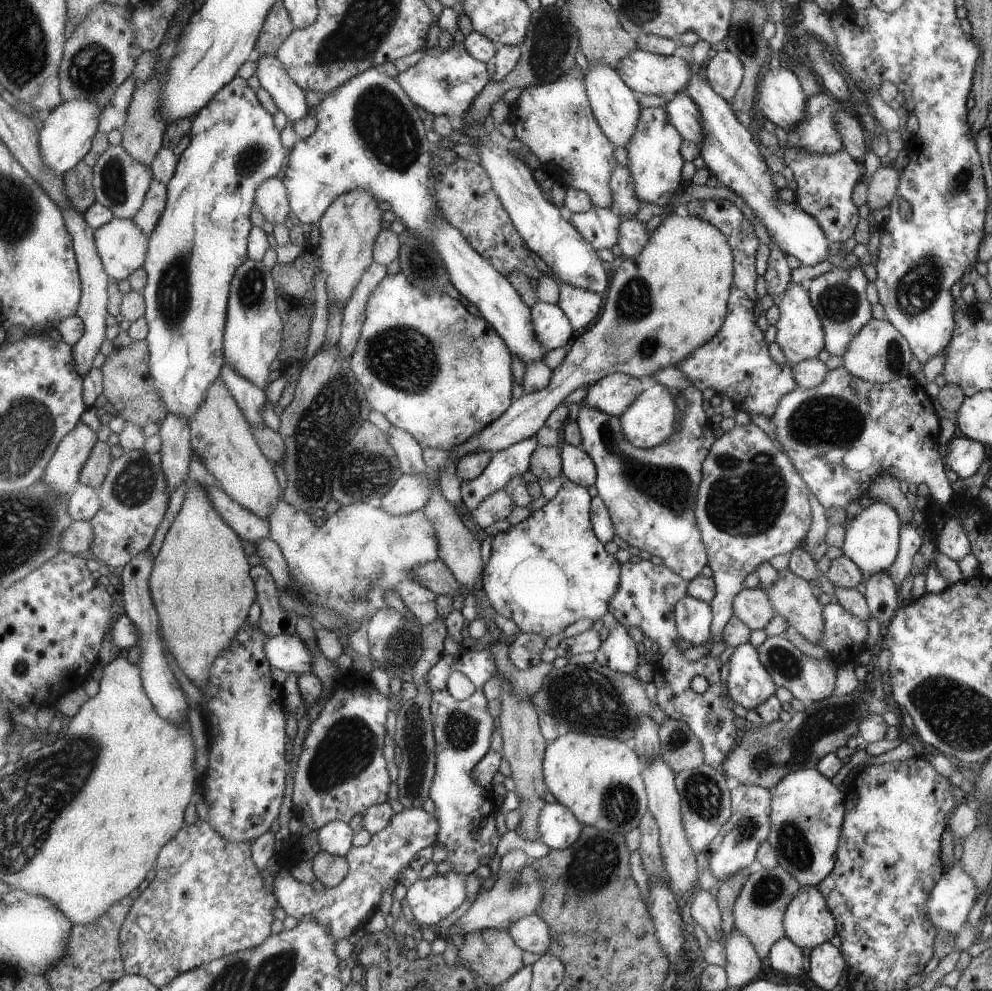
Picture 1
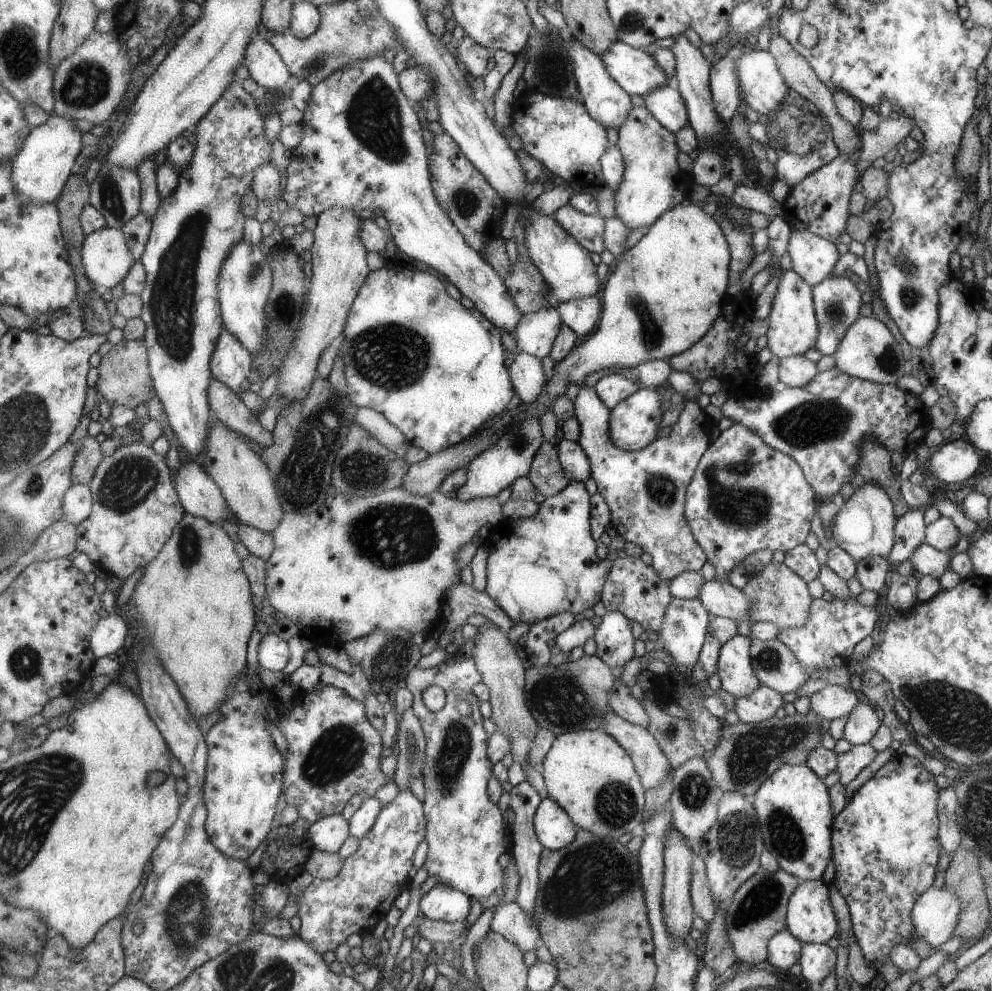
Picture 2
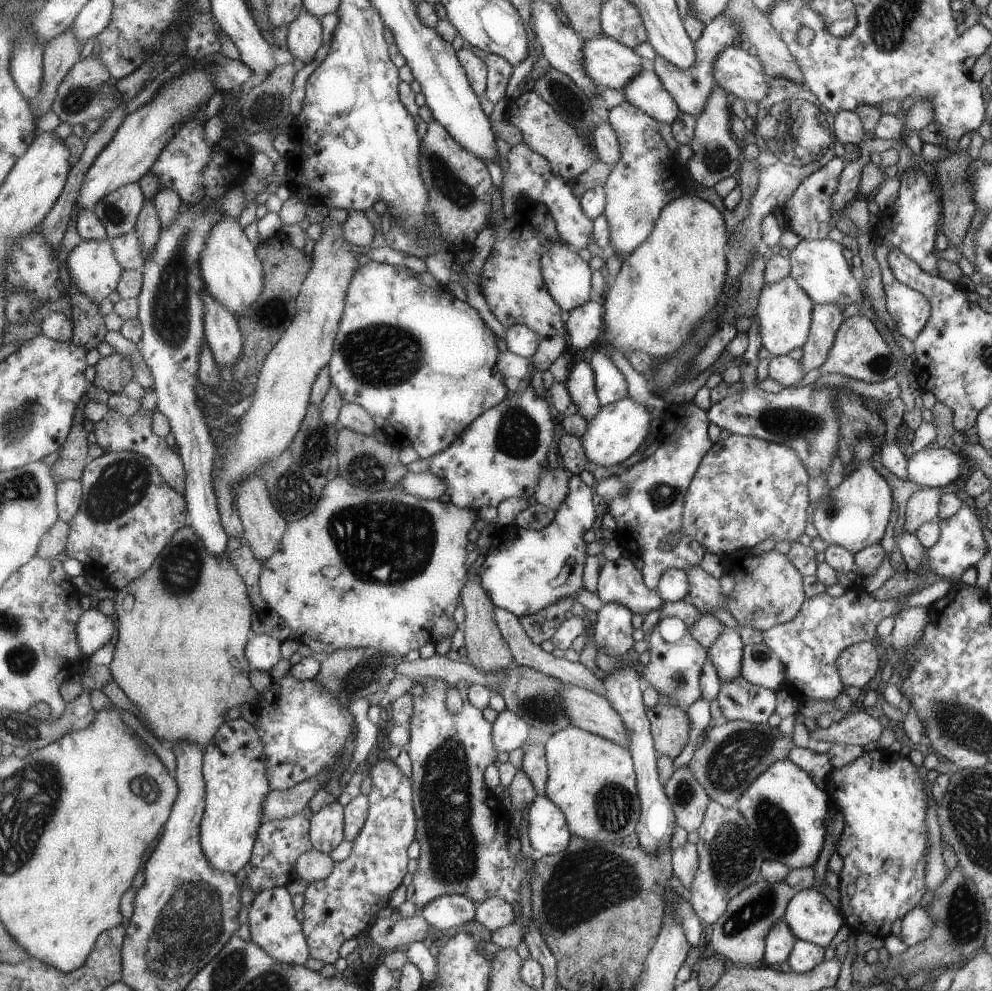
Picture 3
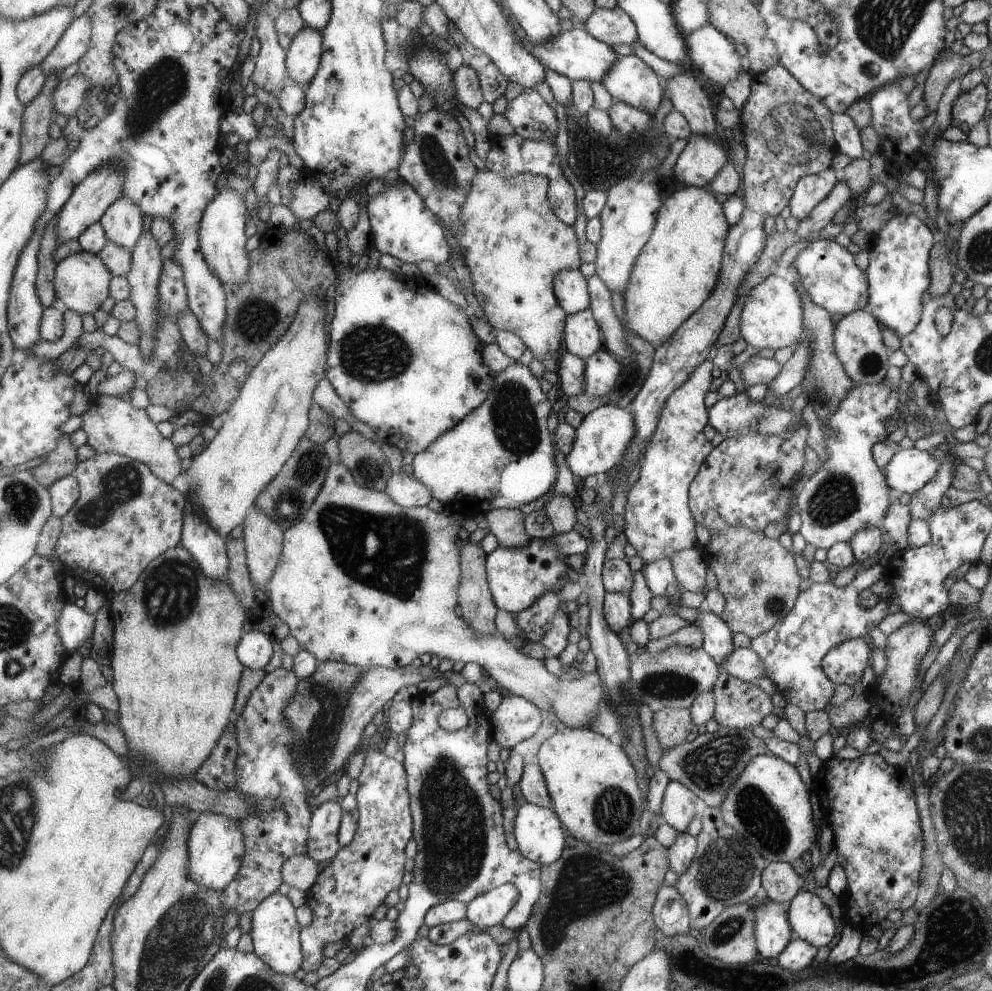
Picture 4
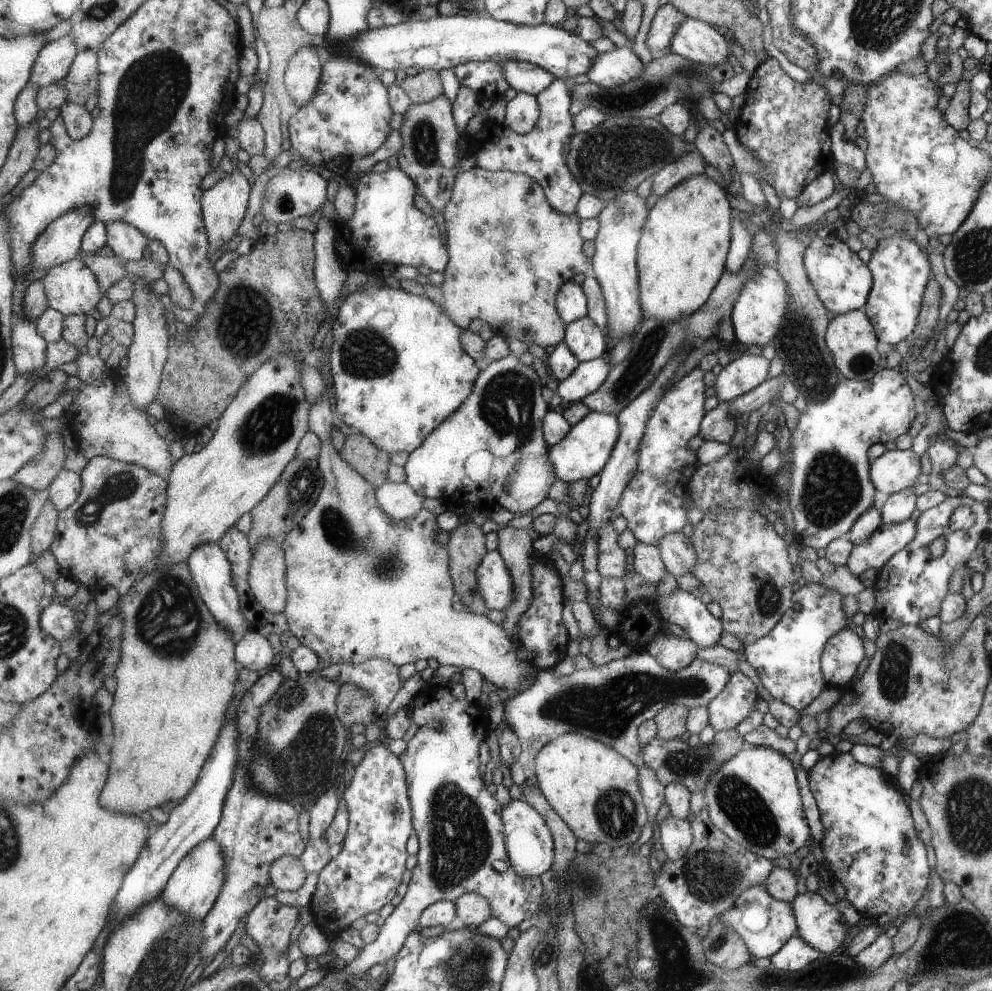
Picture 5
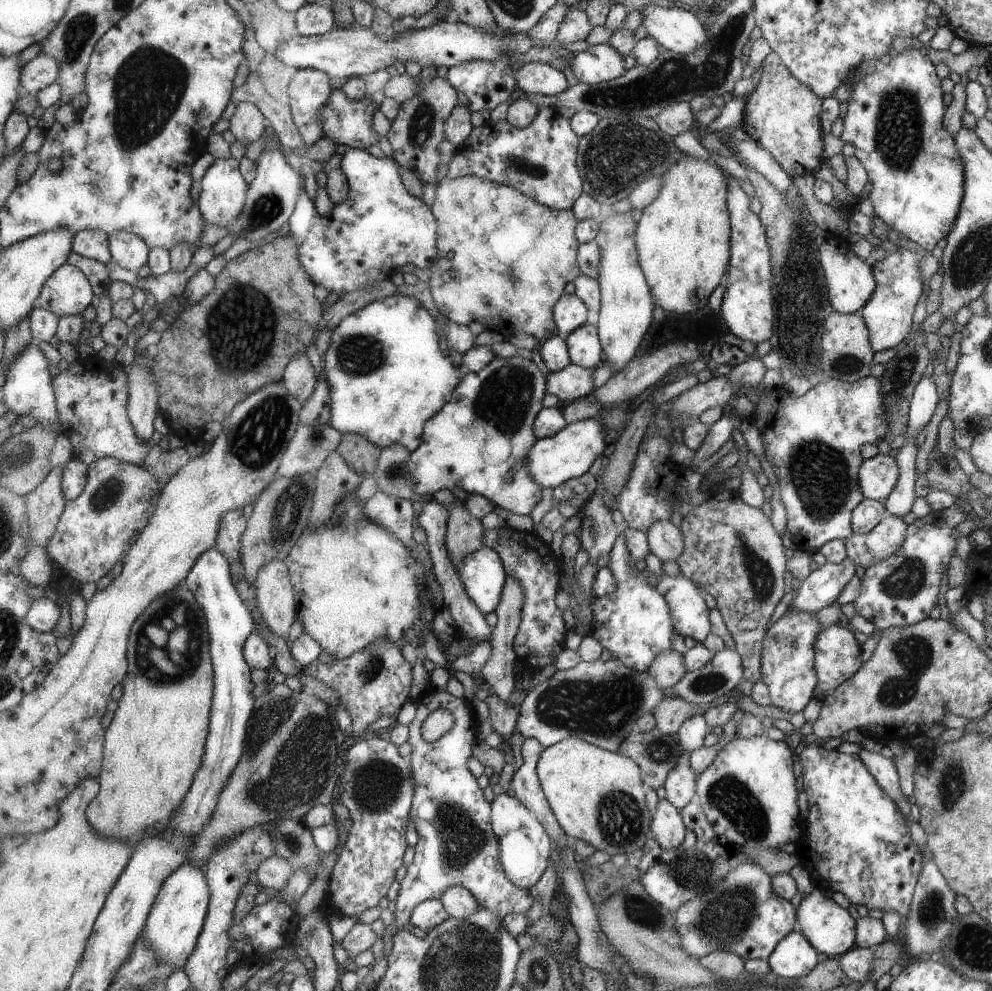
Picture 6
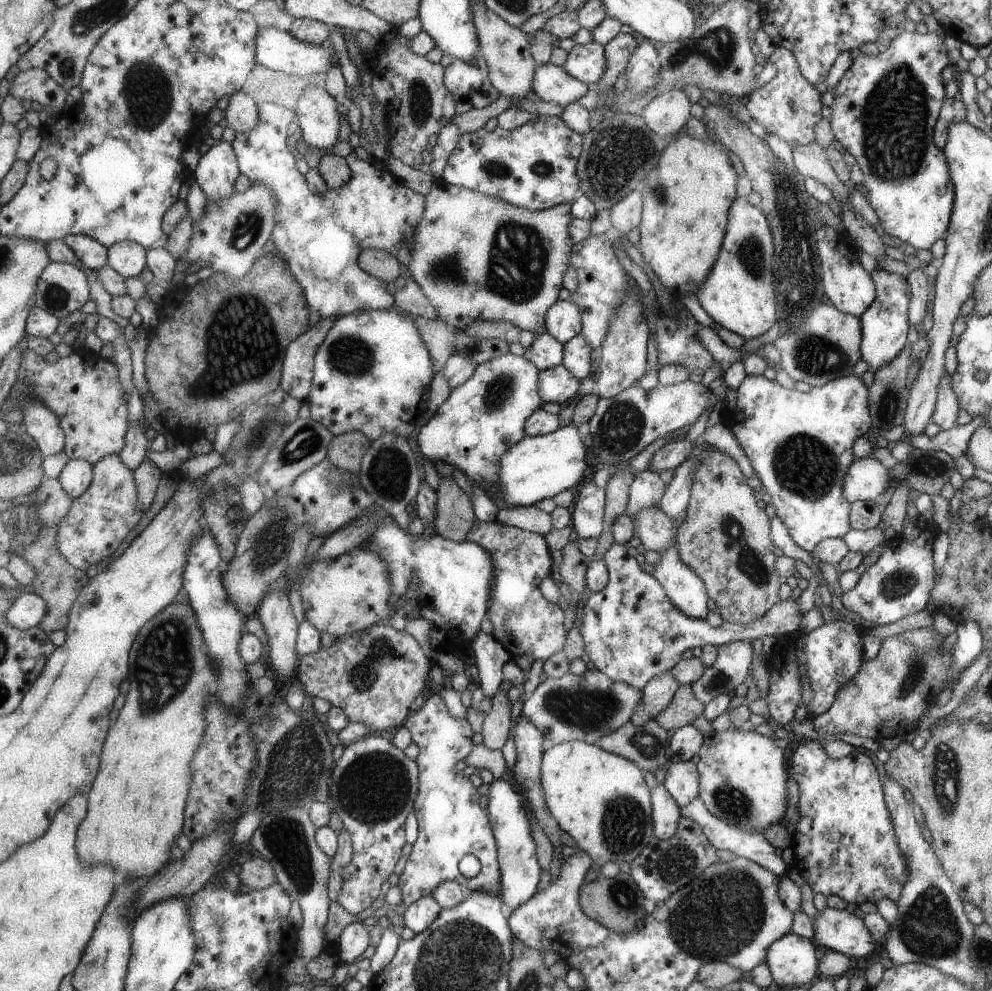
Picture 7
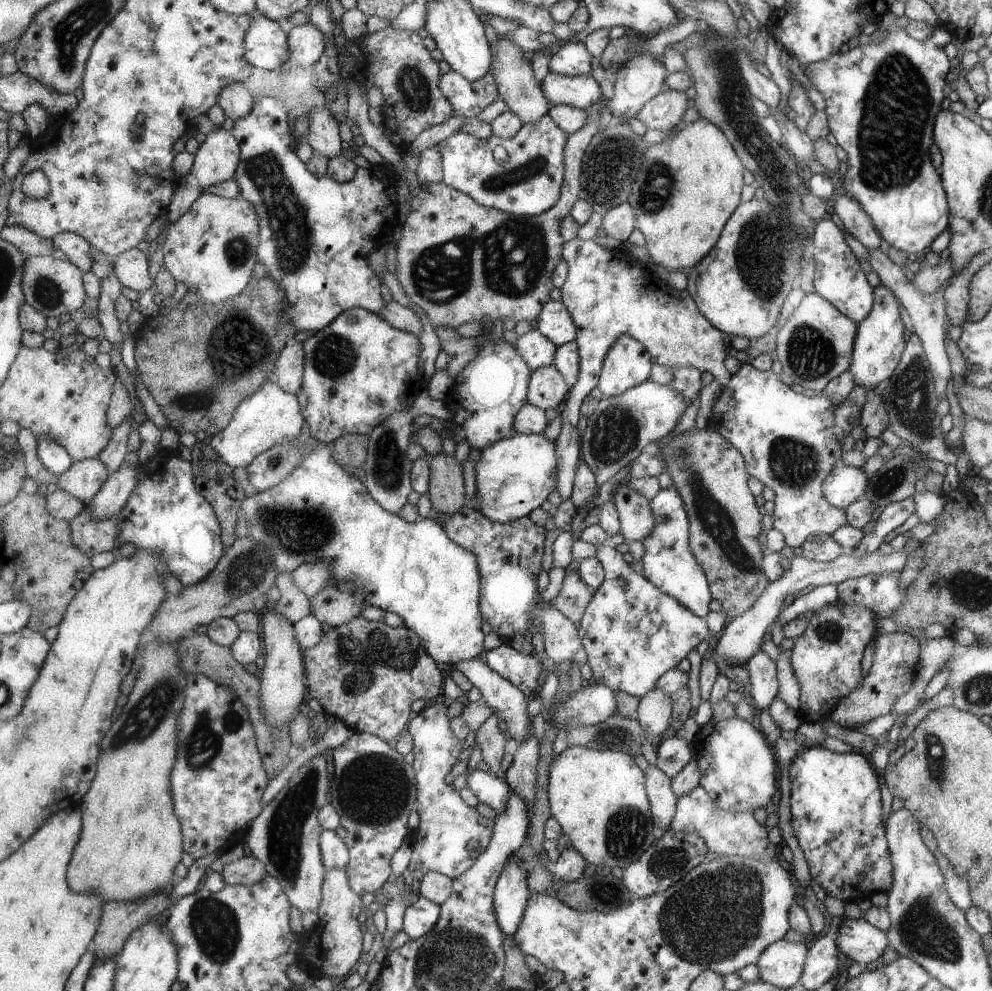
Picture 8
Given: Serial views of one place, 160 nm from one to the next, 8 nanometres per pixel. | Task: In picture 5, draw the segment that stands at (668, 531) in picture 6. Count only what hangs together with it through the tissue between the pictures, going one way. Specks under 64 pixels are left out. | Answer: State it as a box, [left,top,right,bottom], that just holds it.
[658,531,697,578]

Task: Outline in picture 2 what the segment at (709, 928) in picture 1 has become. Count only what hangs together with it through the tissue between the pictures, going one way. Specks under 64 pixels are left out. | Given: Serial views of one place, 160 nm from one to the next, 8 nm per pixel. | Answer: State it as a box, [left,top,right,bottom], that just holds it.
[690,856,714,923]

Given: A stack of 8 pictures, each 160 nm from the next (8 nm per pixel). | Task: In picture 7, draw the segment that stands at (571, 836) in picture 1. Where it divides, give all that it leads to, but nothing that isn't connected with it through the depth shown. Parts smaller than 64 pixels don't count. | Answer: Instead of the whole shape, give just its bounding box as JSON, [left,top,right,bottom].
[487,778,541,909]

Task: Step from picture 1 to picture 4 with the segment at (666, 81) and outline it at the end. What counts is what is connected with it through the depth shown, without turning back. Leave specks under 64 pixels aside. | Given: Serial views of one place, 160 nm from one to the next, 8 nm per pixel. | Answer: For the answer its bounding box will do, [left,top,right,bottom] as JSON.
[531,27,619,83]

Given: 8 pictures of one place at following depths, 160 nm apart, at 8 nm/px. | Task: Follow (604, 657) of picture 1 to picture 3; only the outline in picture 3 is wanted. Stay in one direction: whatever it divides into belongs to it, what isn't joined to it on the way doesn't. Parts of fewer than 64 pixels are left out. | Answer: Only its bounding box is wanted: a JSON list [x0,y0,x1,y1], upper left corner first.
[592,604,634,657]

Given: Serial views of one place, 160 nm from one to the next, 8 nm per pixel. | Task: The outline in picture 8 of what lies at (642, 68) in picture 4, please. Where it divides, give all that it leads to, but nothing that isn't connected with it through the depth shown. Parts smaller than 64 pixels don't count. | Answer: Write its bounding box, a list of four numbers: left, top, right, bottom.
[548,41,591,77]

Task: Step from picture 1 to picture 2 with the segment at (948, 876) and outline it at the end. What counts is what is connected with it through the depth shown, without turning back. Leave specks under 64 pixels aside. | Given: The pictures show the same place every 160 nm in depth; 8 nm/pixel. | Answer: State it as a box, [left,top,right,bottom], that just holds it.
[910,887,959,947]

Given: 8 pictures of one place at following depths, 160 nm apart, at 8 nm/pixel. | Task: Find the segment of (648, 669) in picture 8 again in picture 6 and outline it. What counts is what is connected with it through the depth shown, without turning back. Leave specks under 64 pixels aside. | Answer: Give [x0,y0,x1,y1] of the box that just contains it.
[588,531,857,671]

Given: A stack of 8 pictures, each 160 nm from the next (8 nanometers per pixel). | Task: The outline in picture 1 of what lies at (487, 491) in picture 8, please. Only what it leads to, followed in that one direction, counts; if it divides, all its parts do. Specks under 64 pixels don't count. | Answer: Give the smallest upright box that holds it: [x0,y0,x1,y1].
[618,383,675,449]

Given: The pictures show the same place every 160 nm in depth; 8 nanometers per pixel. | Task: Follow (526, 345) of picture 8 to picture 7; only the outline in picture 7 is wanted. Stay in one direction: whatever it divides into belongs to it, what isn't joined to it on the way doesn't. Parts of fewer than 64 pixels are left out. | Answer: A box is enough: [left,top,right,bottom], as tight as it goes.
[525,333,563,371]

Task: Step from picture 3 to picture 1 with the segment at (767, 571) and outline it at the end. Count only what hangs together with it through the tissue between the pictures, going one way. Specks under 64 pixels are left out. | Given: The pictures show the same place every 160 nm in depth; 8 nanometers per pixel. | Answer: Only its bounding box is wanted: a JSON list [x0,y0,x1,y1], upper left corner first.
[765,568,822,646]

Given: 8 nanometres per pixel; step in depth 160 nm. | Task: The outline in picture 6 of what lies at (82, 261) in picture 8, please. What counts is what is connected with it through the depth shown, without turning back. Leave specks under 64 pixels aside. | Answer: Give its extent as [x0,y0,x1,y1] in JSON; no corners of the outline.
[73,229,113,263]

